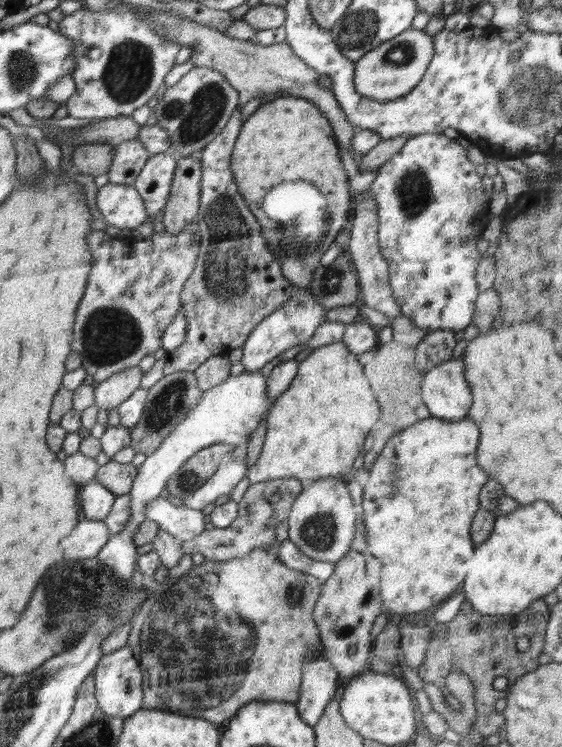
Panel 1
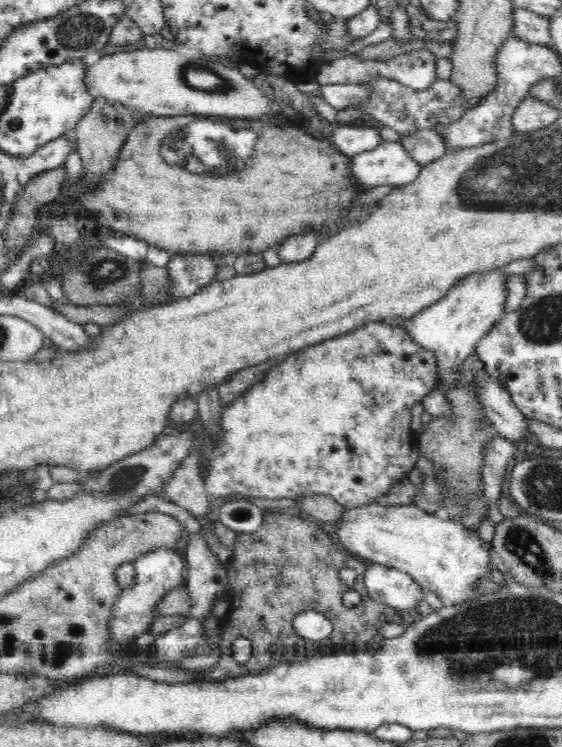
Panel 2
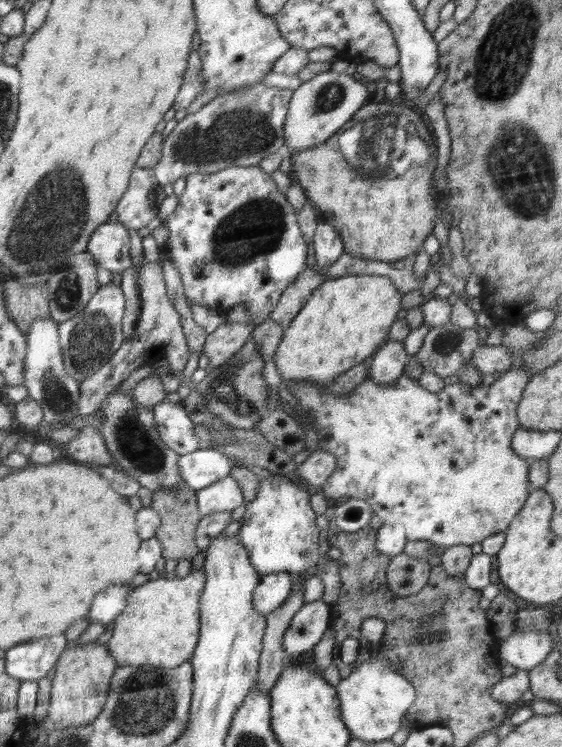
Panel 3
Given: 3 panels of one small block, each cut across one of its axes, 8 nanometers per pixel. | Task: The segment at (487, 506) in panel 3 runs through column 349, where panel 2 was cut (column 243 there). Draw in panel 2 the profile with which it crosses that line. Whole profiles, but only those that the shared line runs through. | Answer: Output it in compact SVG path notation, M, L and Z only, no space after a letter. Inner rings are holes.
M387 320L352 329L350 332L302 348L293 355L286 356L282 363L275 364L265 374L262 382L251 385L240 398L224 406L218 445L209 458L199 456L199 462L208 462L205 476L202 477L206 495L212 500L231 494L240 494L244 498L264 498L264 500L274 500L274 498L300 500L304 495L324 494L335 498L345 509L374 503L378 496L388 494L388 490L394 484L400 484L418 460L420 454L416 448L416 438L411 428L412 404L420 402L422 398L436 391L439 382L436 362L434 352L419 346L406 329L391 326Z

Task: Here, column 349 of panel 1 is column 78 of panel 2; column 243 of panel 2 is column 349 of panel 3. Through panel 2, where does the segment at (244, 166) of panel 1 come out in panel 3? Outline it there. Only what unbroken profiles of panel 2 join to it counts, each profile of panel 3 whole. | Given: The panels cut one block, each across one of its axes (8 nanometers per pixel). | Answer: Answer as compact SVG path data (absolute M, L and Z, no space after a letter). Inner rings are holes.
M395 97L382 100L386 103L376 102L362 106L324 144L292 153L291 178L300 184L319 218L336 228L346 254L393 263L416 254L436 223L430 181L438 148L421 113L413 109L408 99ZM338 143L349 166L365 180L348 168L338 152ZM377 153L388 154L385 164L378 158L376 161Z

